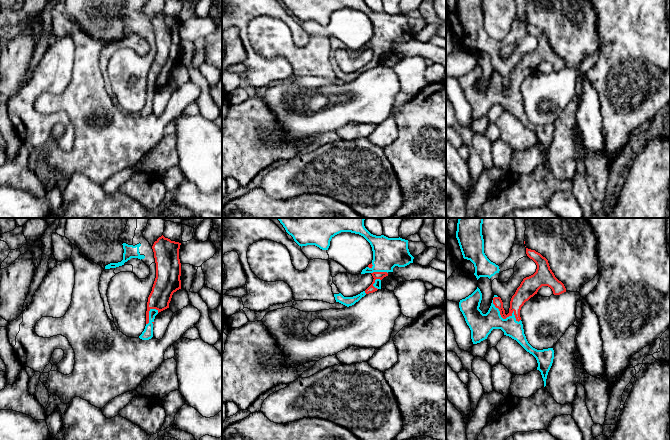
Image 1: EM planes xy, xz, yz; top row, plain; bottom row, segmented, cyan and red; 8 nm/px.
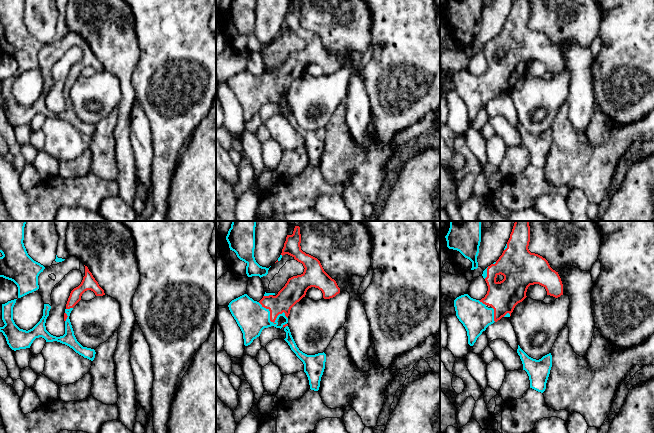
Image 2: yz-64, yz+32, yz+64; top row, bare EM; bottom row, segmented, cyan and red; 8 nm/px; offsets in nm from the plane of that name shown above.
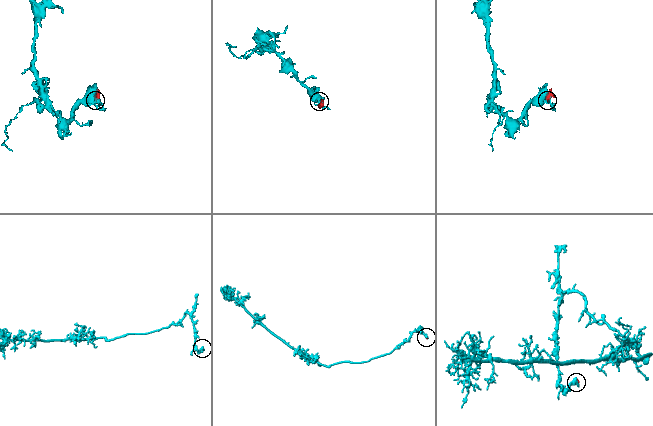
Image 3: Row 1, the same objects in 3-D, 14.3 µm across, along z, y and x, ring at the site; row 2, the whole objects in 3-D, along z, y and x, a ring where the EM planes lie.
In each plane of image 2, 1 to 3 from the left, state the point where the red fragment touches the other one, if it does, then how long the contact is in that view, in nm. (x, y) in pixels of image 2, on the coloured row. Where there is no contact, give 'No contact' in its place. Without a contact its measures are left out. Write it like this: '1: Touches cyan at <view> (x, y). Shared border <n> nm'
1: Touches cyan at yz-64 (70, 308). Shared border 60 nm
2: Touches cyan at yz+32 (270, 321). Shared border 280 nm
3: Touches cyan at yz+64 (493, 314). Shared border 120 nm

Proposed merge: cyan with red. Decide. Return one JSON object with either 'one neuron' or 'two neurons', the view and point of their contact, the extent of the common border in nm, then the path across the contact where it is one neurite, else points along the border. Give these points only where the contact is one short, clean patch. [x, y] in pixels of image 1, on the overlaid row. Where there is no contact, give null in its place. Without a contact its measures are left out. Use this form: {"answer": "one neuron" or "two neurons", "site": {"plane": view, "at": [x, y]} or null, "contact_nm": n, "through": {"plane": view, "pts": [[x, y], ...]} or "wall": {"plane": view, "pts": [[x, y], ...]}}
{"answer": "one neuron", "site": {"plane": "yz", "at": [504, 319]}, "contact_nm": 280}

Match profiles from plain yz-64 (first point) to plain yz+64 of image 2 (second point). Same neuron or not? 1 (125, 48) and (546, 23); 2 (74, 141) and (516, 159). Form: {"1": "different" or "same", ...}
{"1": "same", "2": "different"}

